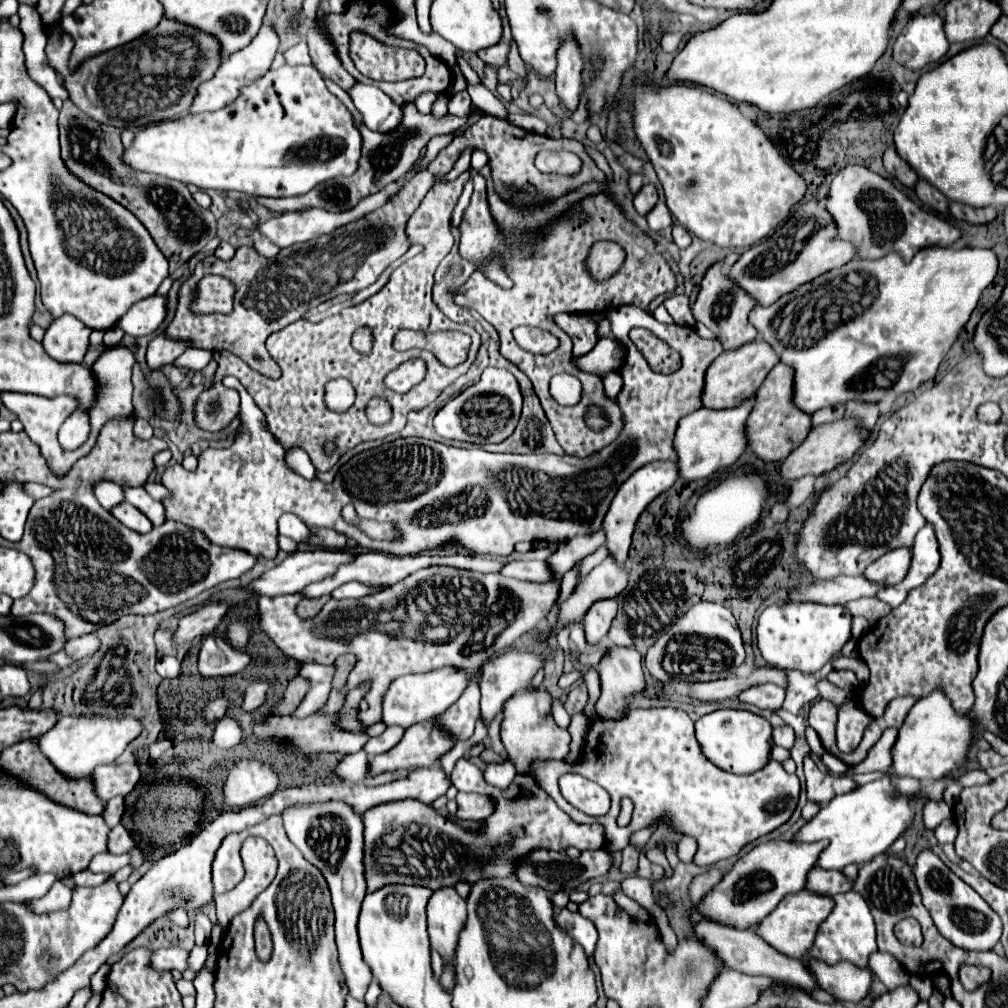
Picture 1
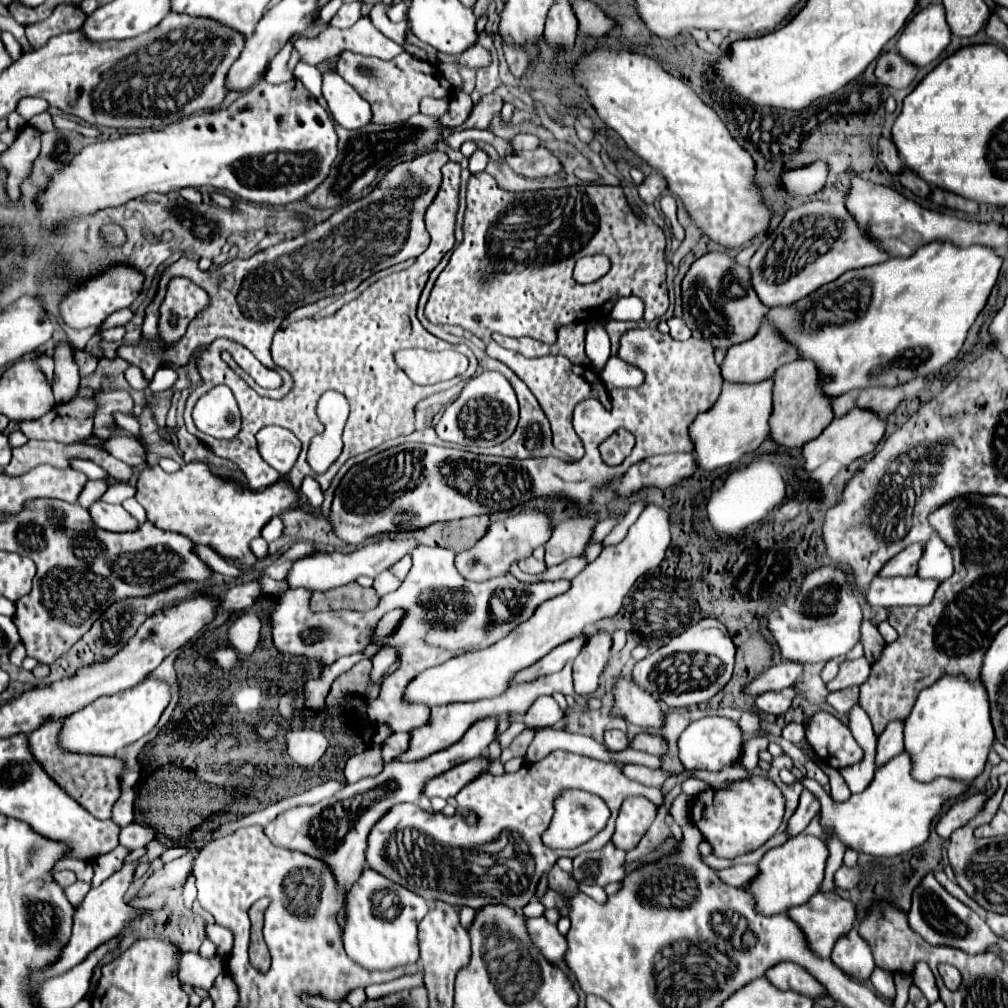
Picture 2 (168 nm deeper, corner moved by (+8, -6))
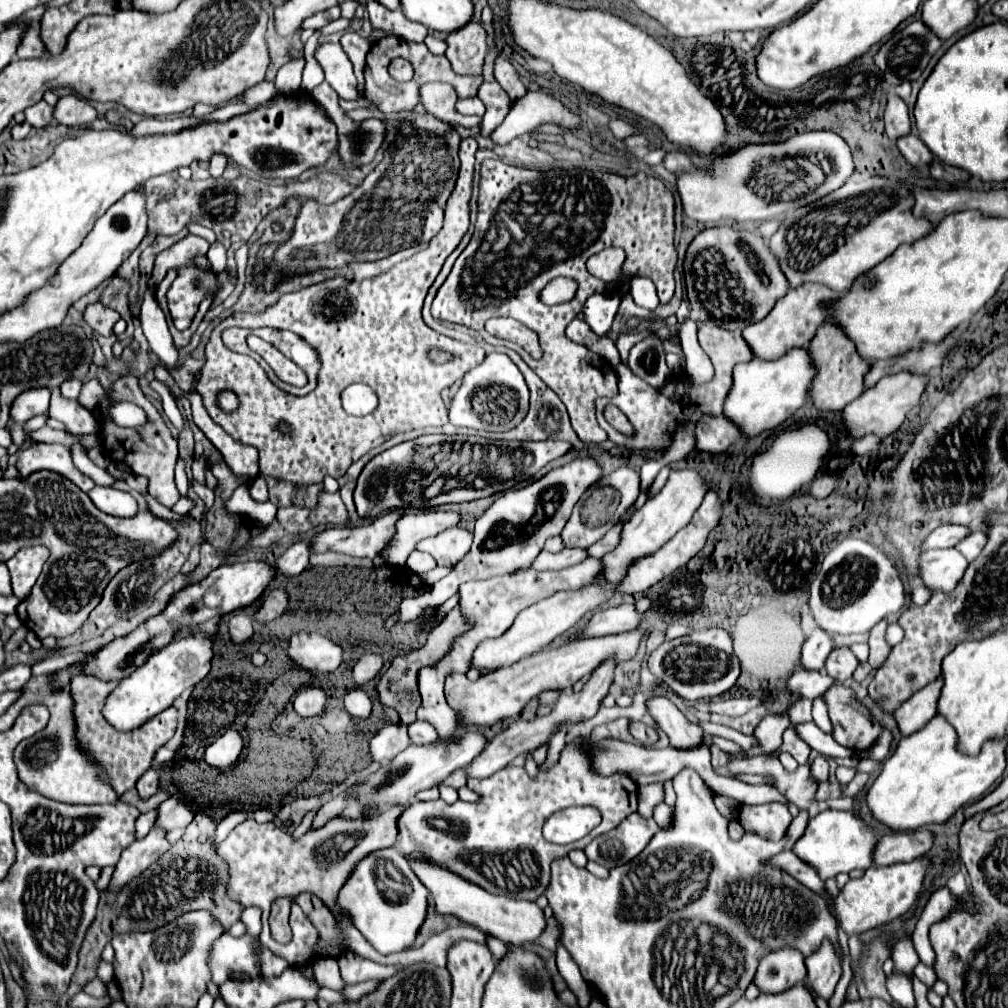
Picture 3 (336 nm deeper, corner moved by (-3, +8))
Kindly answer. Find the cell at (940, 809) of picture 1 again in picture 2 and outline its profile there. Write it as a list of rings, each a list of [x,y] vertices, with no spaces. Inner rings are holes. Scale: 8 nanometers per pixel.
[[[974,794],[970,798],[958,798],[936,822],[936,834],[942,836],[944,840],[950,838],[950,834],[960,828],[962,824],[966,824],[970,818],[976,816],[976,812],[982,808],[982,804],[986,802],[984,794]]]

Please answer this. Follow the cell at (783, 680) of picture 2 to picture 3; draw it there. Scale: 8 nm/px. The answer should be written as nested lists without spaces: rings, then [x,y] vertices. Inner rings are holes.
[[[817,628],[809,634],[807,642],[803,644],[803,656],[801,656],[801,668],[807,670],[821,670],[825,666],[825,660],[829,656],[829,652],[835,648],[833,638]]]

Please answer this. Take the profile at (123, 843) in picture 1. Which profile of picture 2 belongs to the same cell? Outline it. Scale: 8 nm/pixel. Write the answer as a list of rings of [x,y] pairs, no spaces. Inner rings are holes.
[[[132,822],[130,826],[120,830],[120,846],[128,848],[128,850],[144,848],[152,838],[154,838],[154,832],[142,824],[136,824],[136,822]]]

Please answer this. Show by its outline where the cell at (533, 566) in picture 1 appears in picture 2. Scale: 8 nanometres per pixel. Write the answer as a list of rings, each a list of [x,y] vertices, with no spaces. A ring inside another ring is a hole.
[[[578,556],[578,558],[566,560],[566,562],[558,564],[558,566],[546,568],[544,572],[534,574],[534,576],[532,576],[532,574],[526,574],[526,572],[522,572],[522,570],[518,570],[516,566],[512,568],[512,574],[514,574],[518,580],[522,580],[522,582],[546,582],[546,580],[560,580],[560,578],[572,580],[584,566],[586,566],[586,560],[584,560],[582,556]]]

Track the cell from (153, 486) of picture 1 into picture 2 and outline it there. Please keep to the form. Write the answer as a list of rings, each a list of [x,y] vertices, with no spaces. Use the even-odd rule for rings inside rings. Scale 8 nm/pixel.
[[[114,484],[112,492],[106,492],[104,500],[112,502],[112,504],[122,504],[126,498],[134,498],[136,496],[136,488],[130,484]]]

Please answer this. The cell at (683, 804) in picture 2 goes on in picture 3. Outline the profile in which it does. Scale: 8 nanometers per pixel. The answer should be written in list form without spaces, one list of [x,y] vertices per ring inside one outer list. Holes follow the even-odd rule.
[[[575,740],[565,746],[561,752],[561,760],[545,774],[539,772],[539,778],[533,780],[525,772],[525,768],[507,766],[495,772],[489,778],[468,778],[467,786],[481,796],[481,802],[455,802],[445,804],[443,800],[435,802],[415,802],[411,804],[403,816],[399,818],[399,842],[395,848],[403,854],[409,852],[425,852],[437,864],[447,866],[449,870],[465,876],[469,882],[479,884],[491,894],[509,894],[505,884],[505,868],[503,856],[519,856],[521,852],[529,852],[537,864],[539,874],[529,876],[529,900],[535,902],[549,886],[549,864],[559,856],[567,856],[571,850],[583,850],[593,838],[617,828],[621,820],[625,820],[631,812],[637,810],[637,784],[627,774],[613,774],[609,778],[601,778],[593,774],[589,766],[587,746],[589,740]],[[595,796],[601,796],[601,824],[587,838],[569,846],[555,846],[547,842],[541,834],[545,820],[563,808],[569,806],[591,806],[595,804]],[[465,830],[467,836],[451,836]]]

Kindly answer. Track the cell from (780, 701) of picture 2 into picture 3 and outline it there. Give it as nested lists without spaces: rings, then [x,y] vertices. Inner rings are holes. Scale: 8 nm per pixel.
[[[801,668],[787,682],[791,692],[797,692],[799,696],[805,696],[811,700],[823,696],[823,692],[829,690],[829,686],[833,686],[833,684],[835,684],[835,678],[829,678],[829,674],[823,674],[819,670],[809,672],[809,670],[801,670]]]

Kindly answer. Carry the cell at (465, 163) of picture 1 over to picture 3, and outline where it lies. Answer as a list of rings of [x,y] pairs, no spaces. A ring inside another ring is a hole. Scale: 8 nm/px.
[[[483,82],[483,86],[479,88],[479,98],[487,108],[483,122],[481,122],[481,130],[483,130],[483,134],[491,134],[501,124],[501,120],[507,116],[511,98],[497,82],[491,82],[491,84]]]

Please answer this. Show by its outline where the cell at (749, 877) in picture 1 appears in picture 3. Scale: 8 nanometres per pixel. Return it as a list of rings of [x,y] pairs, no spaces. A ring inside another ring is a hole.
[[[825,810],[809,820],[805,834],[797,840],[793,852],[817,868],[821,880],[835,878],[841,872],[851,872],[855,868],[867,870],[873,866],[873,848],[877,846],[875,828],[869,826],[863,818],[847,810]]]

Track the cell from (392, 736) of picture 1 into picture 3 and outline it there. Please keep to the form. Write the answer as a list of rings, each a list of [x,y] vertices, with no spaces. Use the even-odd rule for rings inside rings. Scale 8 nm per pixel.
[[[413,722],[409,726],[409,736],[413,744],[433,744],[437,740],[437,732],[429,722]]]

